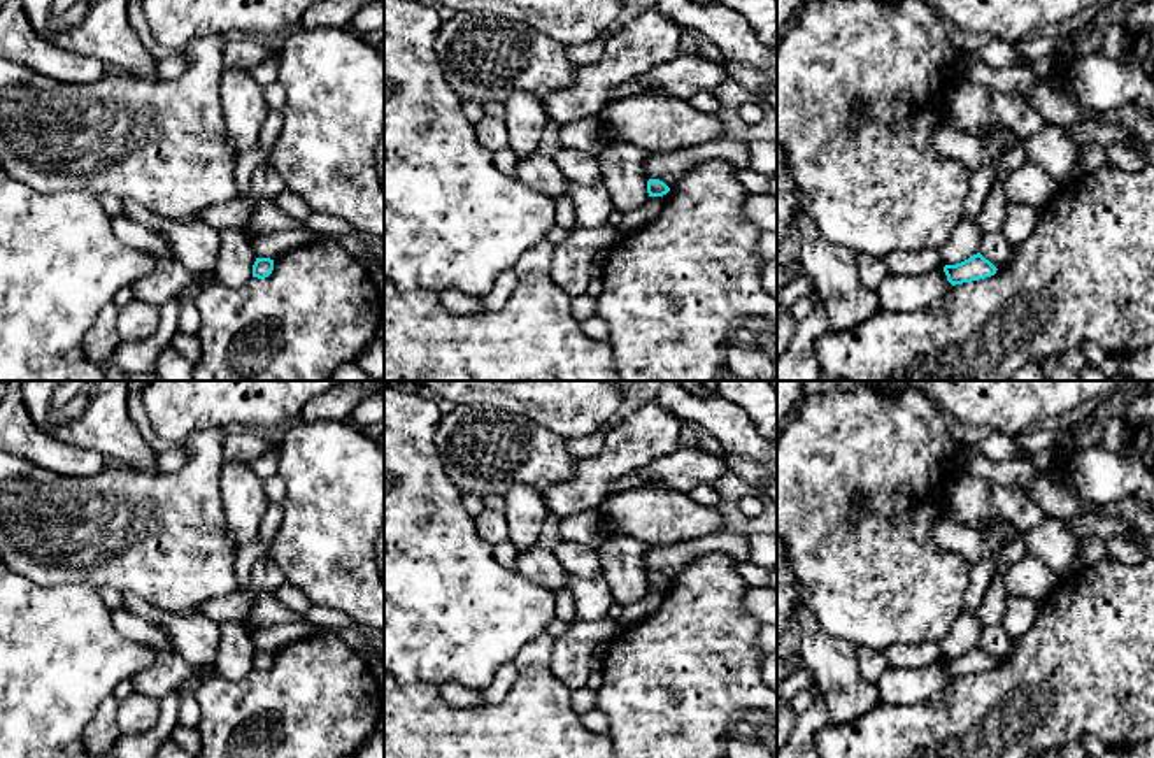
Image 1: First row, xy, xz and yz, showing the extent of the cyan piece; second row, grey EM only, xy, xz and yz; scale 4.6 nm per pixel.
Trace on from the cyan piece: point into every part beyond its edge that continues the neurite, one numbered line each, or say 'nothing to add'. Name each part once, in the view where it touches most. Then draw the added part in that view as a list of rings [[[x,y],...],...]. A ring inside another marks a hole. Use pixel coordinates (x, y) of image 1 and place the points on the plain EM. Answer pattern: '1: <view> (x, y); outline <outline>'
nothing to add

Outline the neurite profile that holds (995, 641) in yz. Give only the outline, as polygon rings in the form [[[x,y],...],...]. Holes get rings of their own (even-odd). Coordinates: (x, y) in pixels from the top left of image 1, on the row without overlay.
[[[1001,625],[984,626],[979,646],[996,661],[1001,661],[1010,651],[1012,639],[1007,635]]]

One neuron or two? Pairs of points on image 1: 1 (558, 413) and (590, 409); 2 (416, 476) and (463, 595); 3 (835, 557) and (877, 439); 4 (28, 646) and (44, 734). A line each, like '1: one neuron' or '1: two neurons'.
1: one neuron
2: one neuron
3: one neuron
4: one neuron

